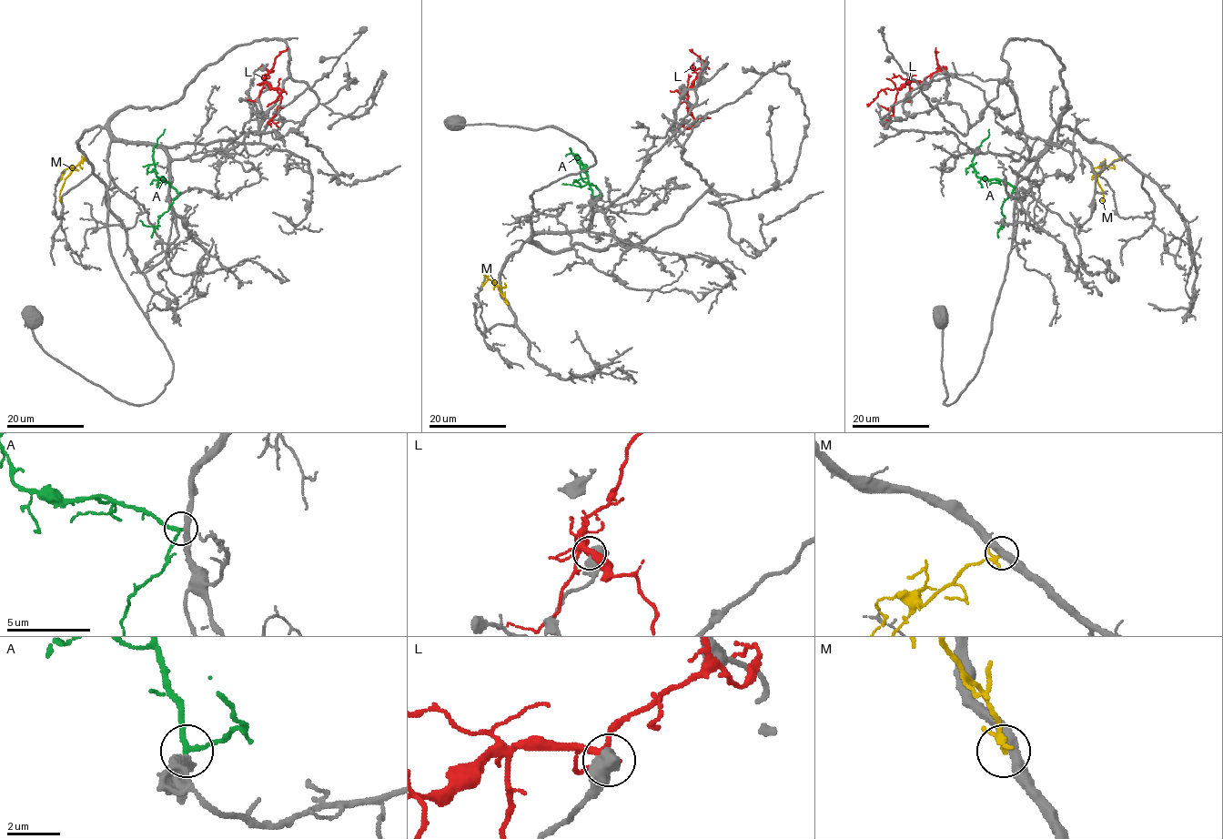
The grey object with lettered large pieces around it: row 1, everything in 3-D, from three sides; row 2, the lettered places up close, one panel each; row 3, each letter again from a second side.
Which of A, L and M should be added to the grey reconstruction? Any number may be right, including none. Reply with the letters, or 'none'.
A

